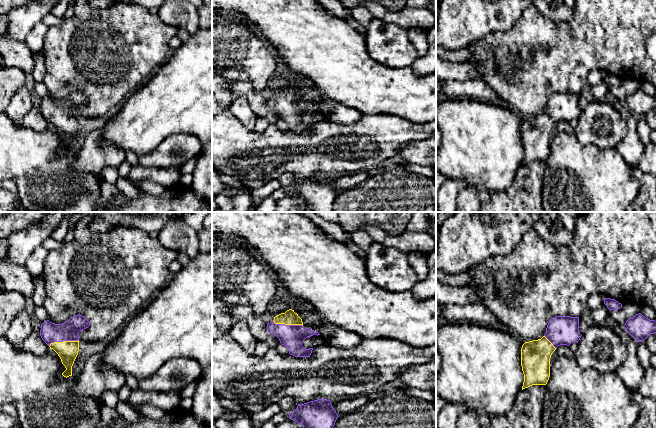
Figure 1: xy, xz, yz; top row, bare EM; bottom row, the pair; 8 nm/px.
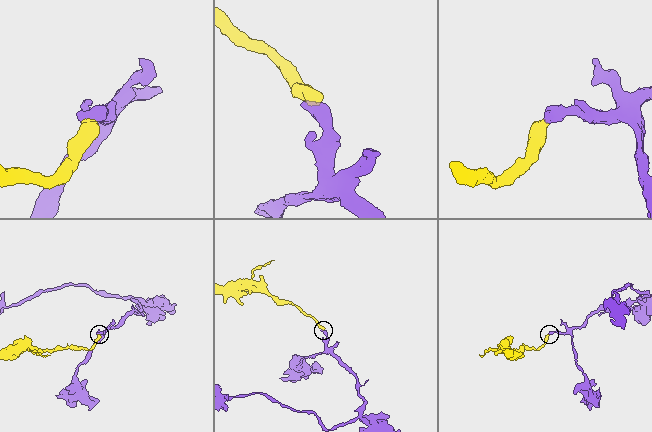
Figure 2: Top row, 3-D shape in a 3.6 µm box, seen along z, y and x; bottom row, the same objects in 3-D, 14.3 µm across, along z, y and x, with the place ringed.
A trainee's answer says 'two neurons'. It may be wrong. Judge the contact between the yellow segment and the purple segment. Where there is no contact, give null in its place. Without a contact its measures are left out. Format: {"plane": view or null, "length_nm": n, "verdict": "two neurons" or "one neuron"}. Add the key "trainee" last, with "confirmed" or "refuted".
{"plane": "xy", "length_nm": 240, "verdict": "one neuron", "trainee": "refuted"}

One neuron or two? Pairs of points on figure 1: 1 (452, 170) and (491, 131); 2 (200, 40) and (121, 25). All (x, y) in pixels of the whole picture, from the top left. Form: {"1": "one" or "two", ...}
{"1": "one", "2": "two"}

